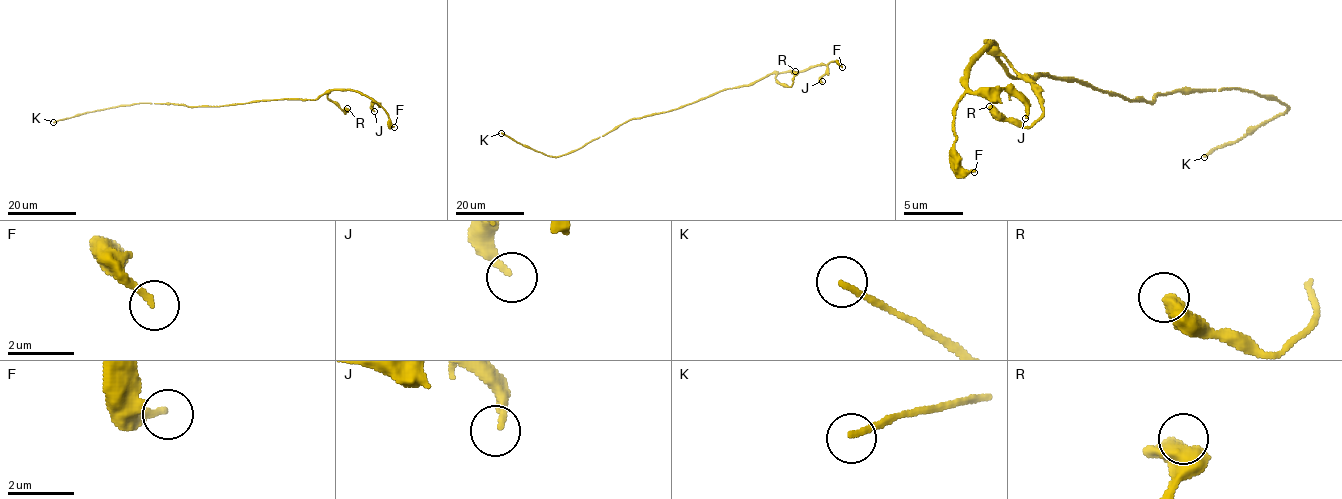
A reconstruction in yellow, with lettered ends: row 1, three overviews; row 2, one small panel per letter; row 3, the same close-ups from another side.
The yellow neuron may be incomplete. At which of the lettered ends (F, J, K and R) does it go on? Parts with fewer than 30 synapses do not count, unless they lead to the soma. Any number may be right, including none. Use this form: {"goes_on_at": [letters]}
{"goes_on_at": ["K"]}

